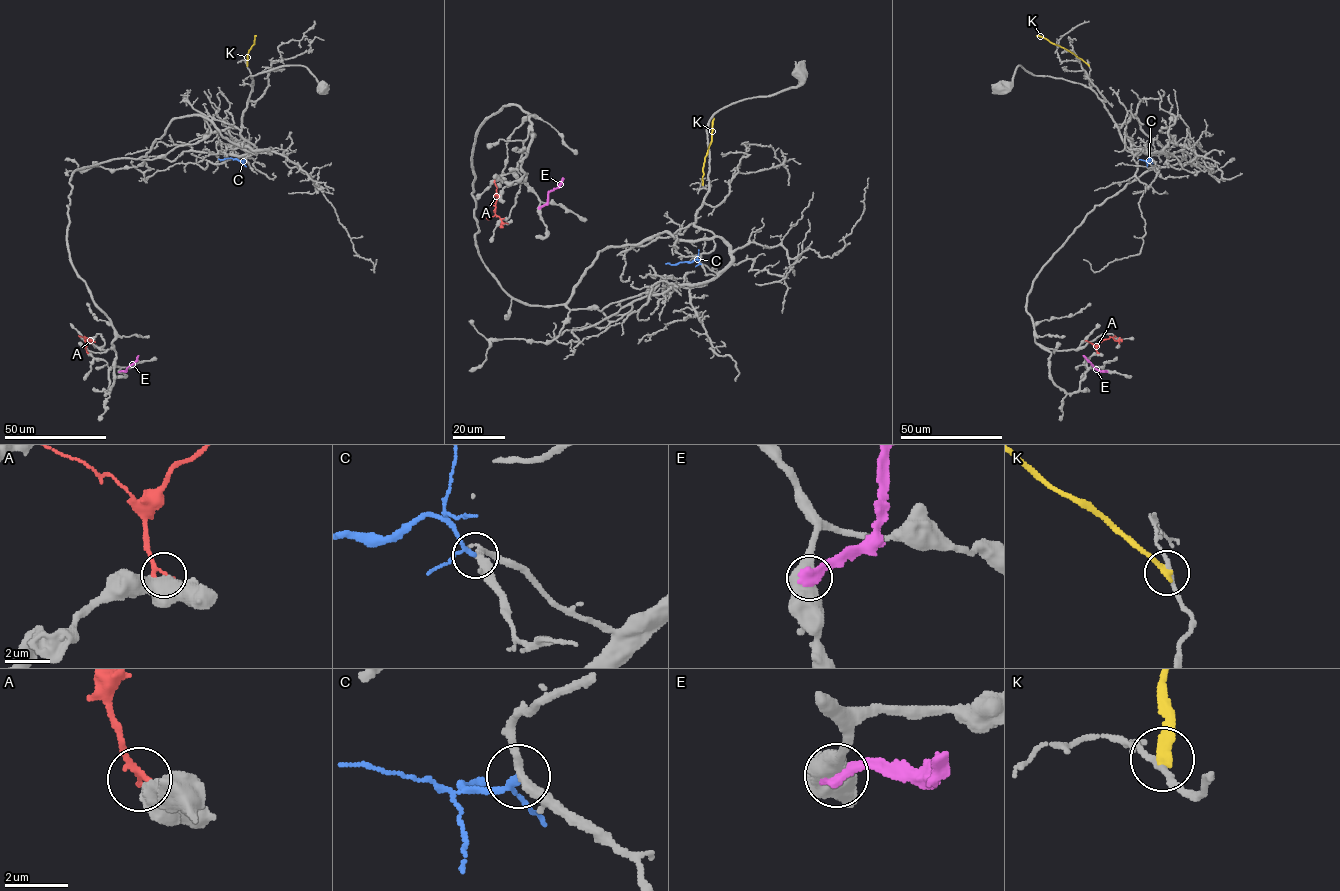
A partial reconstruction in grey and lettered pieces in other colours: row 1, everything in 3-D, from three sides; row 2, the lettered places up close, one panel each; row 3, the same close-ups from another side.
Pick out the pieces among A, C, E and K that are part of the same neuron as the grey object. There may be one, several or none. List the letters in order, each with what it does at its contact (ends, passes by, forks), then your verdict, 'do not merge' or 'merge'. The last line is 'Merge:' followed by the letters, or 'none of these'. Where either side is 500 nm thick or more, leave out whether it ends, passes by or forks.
A: do not merge
C: it passes by; merge
E: do not merge
K: it ends; do not merge
Merge: C

